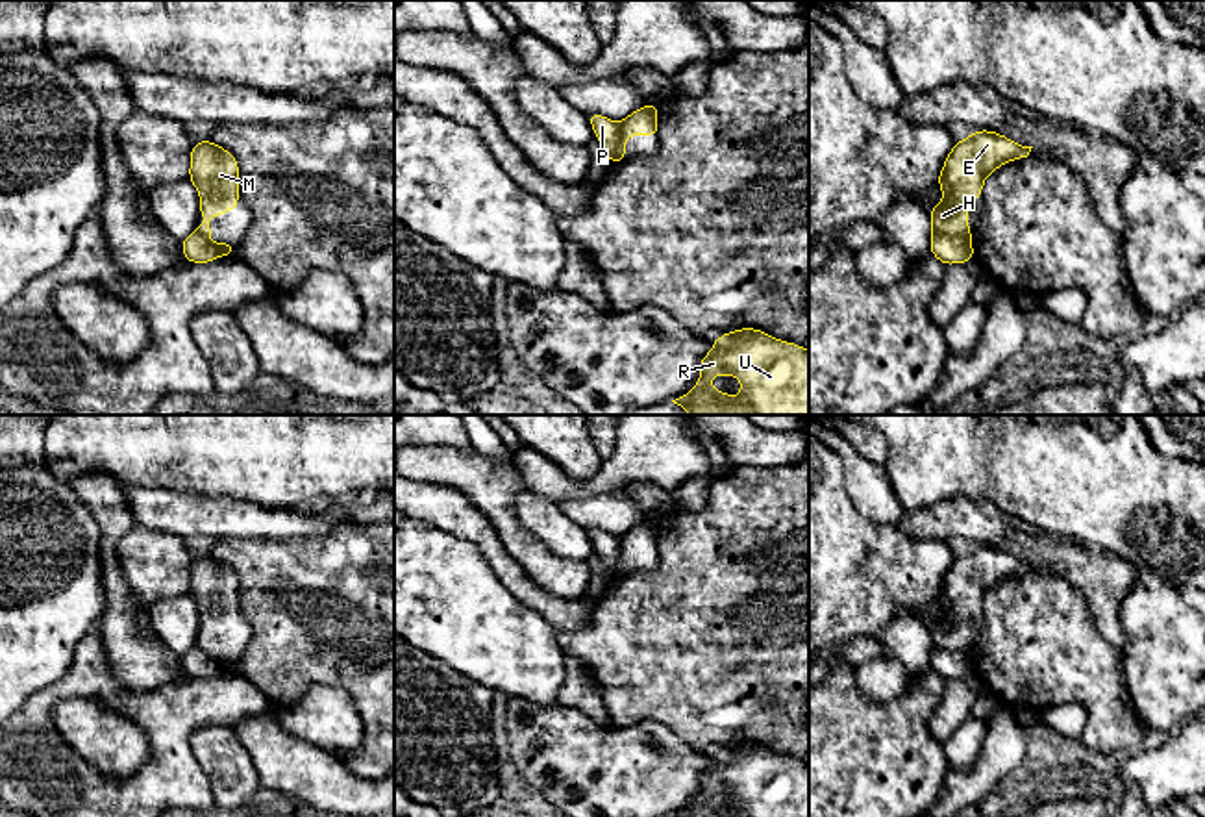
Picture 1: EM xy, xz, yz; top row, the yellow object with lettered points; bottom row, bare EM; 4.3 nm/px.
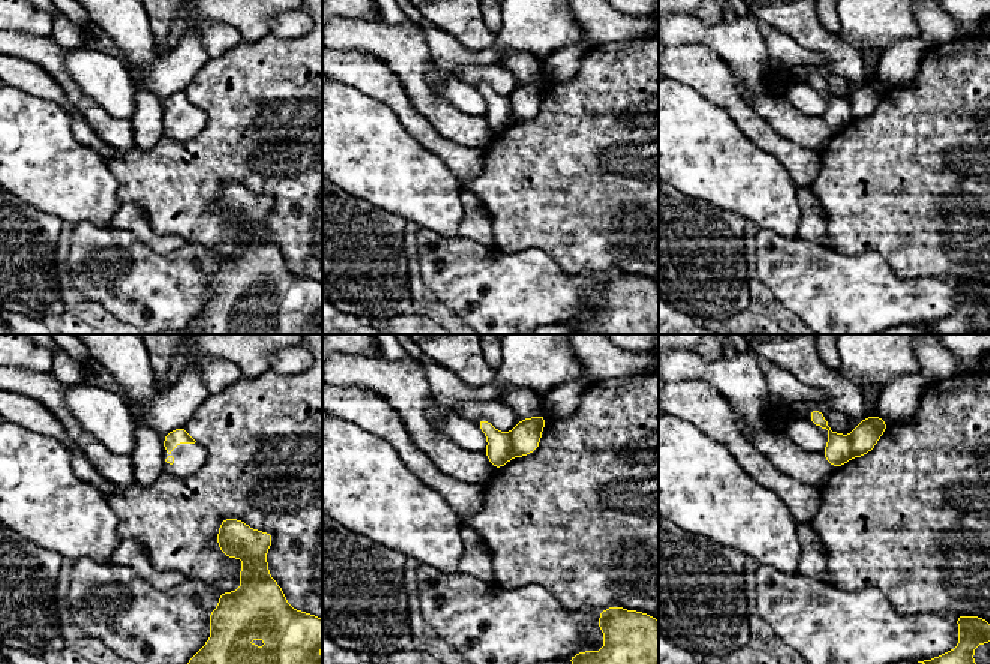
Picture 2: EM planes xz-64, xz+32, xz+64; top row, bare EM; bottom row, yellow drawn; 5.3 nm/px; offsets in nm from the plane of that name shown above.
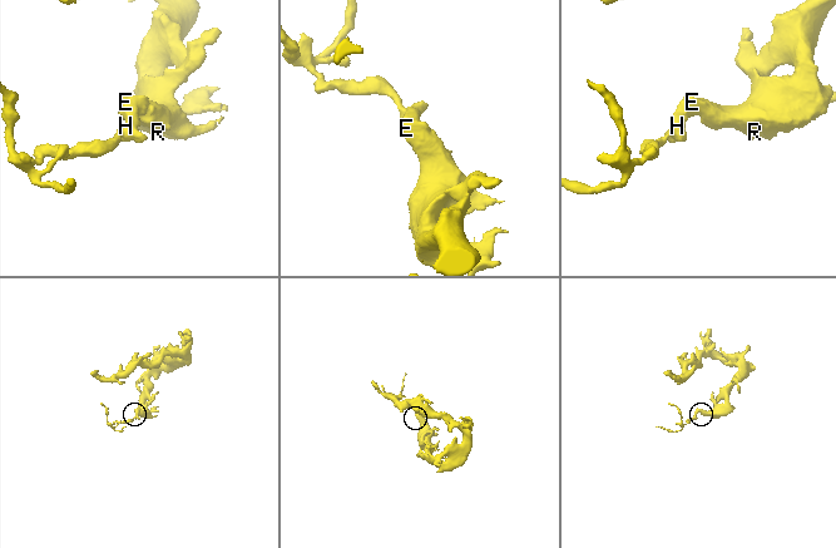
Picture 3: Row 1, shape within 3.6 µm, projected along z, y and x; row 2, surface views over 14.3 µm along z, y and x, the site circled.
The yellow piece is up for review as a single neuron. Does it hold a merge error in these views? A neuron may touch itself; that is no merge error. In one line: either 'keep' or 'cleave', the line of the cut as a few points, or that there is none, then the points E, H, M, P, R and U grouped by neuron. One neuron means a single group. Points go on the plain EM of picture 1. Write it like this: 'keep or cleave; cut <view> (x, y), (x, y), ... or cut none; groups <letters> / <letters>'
cleave; cut xz (621, 538), (617, 575); groups E H M R U / P

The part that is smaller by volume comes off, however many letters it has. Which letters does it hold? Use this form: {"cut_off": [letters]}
{"cut_off": ["P"]}

